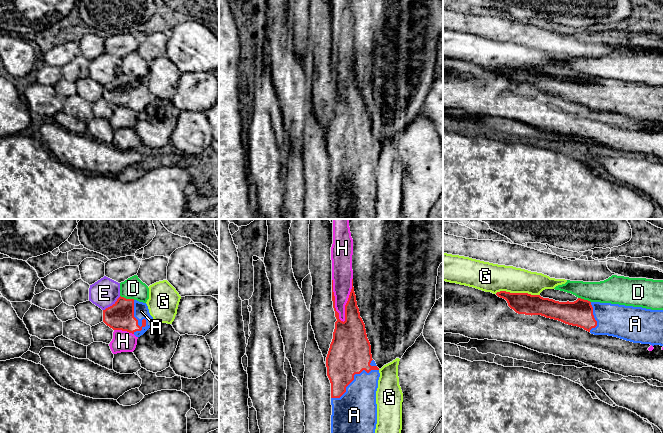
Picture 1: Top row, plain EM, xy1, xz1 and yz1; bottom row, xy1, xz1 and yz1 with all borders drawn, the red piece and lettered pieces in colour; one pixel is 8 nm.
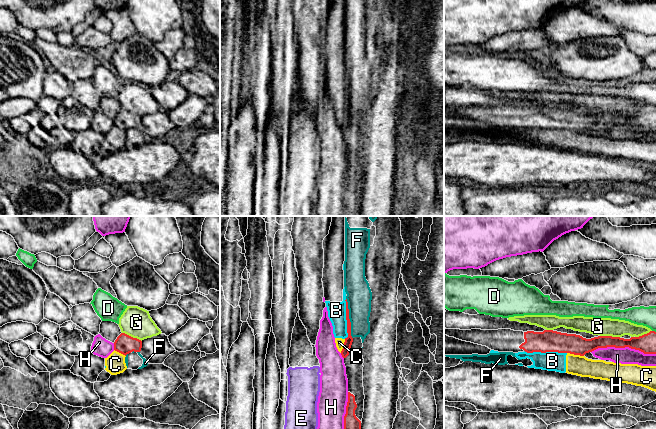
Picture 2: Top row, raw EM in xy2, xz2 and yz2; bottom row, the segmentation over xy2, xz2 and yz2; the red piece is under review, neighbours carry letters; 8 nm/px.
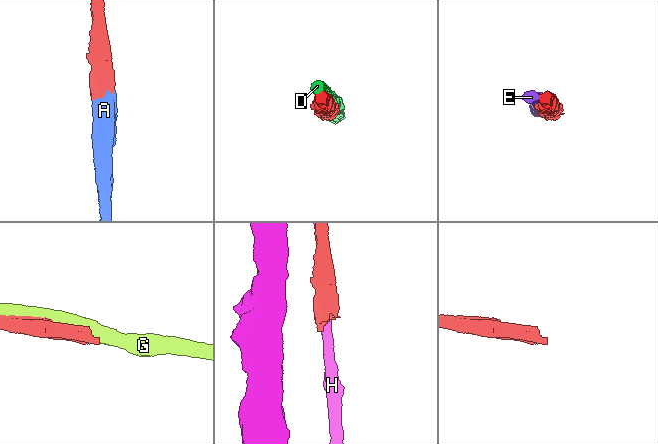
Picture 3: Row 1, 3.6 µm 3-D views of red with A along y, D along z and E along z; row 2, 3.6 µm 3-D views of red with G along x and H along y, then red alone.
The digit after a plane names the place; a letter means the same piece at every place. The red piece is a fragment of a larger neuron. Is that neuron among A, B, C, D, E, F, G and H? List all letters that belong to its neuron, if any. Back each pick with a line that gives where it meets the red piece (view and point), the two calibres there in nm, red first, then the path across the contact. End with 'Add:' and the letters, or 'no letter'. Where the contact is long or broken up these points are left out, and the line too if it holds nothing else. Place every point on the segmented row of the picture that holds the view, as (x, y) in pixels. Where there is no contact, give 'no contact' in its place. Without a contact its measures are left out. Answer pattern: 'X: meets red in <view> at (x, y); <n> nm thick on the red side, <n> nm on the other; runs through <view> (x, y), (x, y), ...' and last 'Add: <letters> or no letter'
A: meets red in xy1 at (135, 318); 220 nm thick on the red side, 120 nm on the other
Add: A

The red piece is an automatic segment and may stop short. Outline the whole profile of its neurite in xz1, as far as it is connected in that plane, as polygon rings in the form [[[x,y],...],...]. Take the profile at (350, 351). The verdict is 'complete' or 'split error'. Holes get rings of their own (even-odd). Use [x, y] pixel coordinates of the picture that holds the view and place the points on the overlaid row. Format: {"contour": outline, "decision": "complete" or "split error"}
{"contour": [[[352,279],[352,289],[351,289],[348,301],[347,301],[347,303],[345,305],[345,321],[344,322],[339,319],[339,313],[336,311],[336,308],[335,308],[335,296],[334,296],[334,292],[333,292],[333,280],[332,280],[332,301],[333,301],[333,308],[334,308],[334,311],[335,311],[335,317],[336,317],[337,321],[335,322],[335,329],[334,329],[334,332],[333,332],[333,339],[332,339],[332,342],[330,344],[330,348],[329,348],[327,357],[326,357],[327,376],[328,376],[329,380],[330,380],[330,383],[331,383],[331,405],[332,405],[331,433],[375,433],[376,424],[377,424],[376,391],[377,391],[377,388],[378,388],[378,380],[379,380],[379,377],[380,377],[380,373],[379,373],[379,368],[377,367],[375,361],[372,359],[371,345],[370,345],[370,342],[369,342],[369,340],[367,338],[365,324],[364,324],[362,318],[360,317],[359,308],[357,306],[356,295],[355,295],[354,287],[353,287],[353,279]]], "decision": "split error"}

